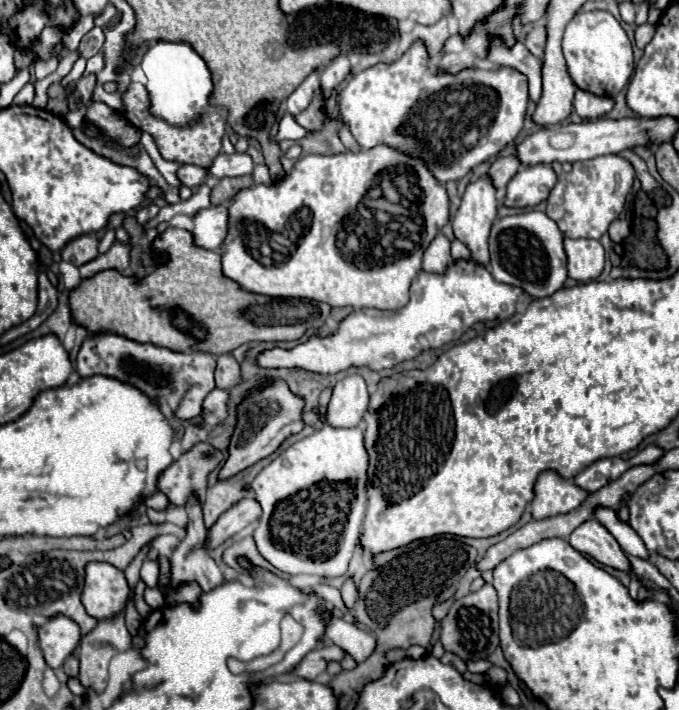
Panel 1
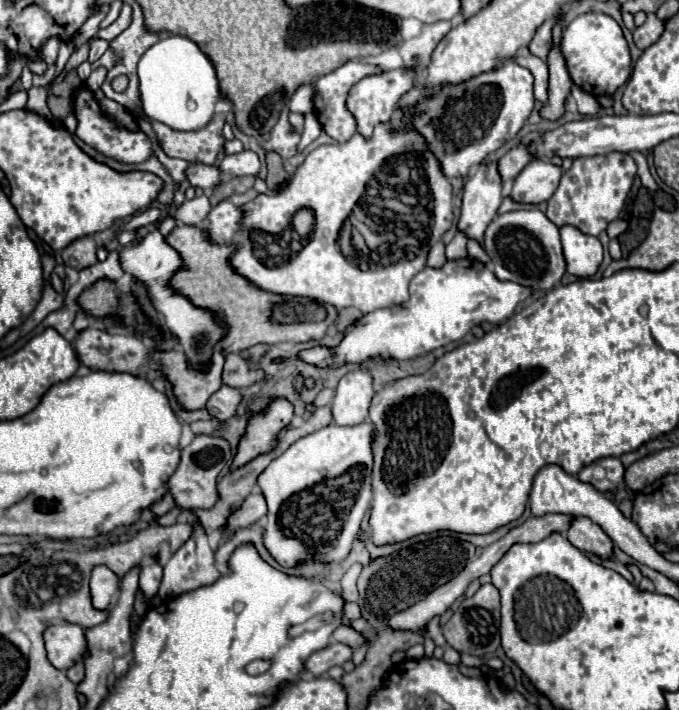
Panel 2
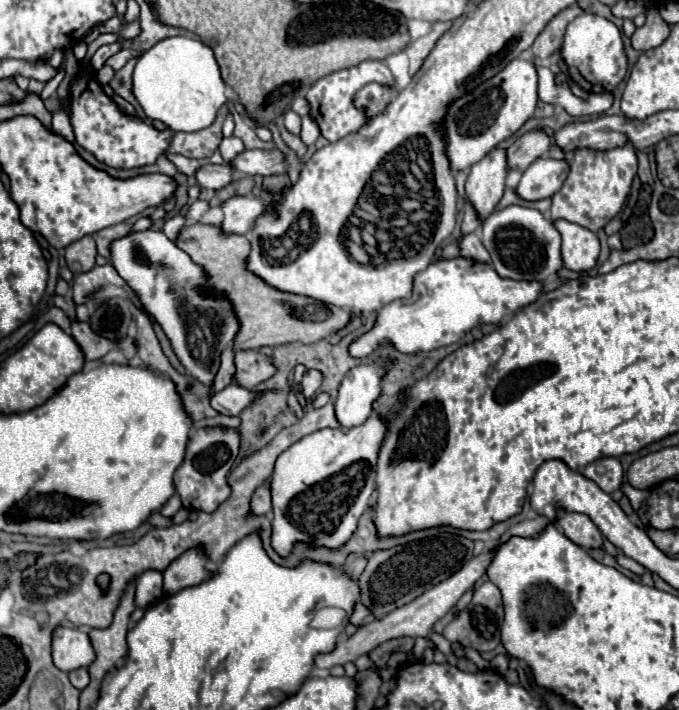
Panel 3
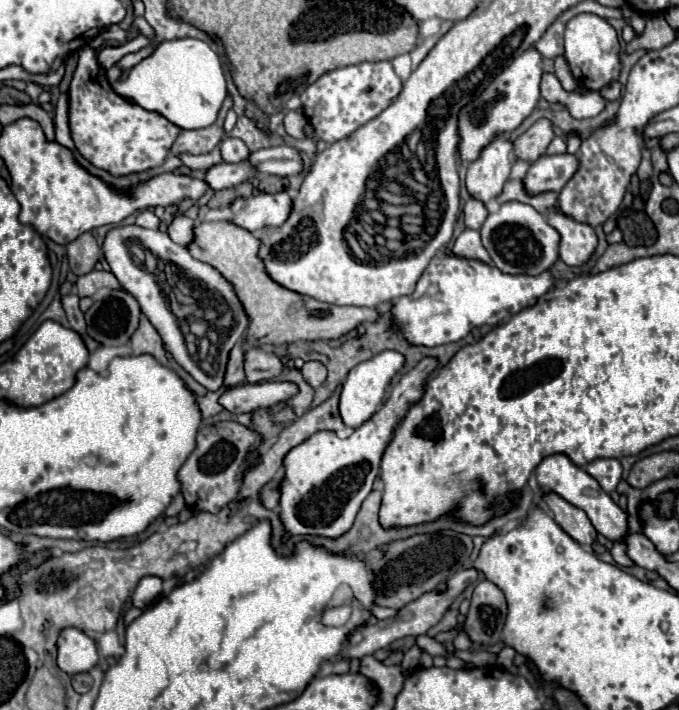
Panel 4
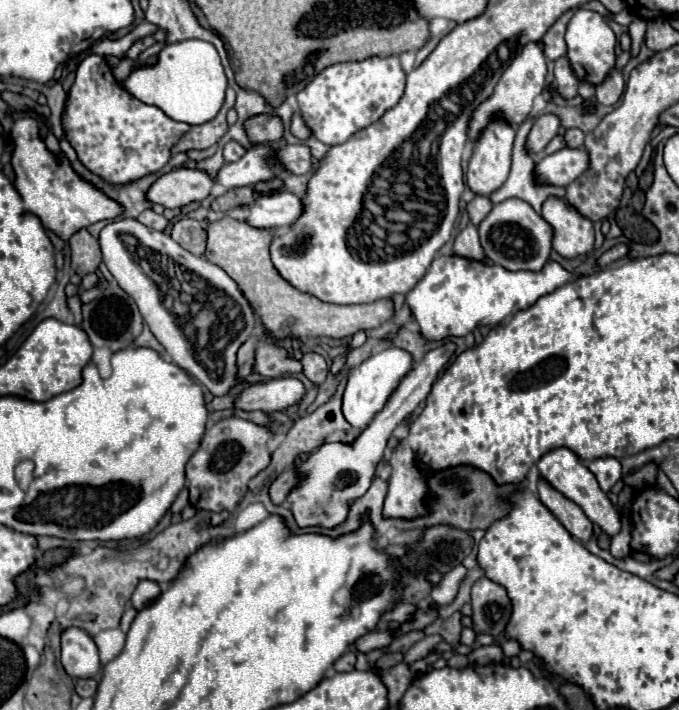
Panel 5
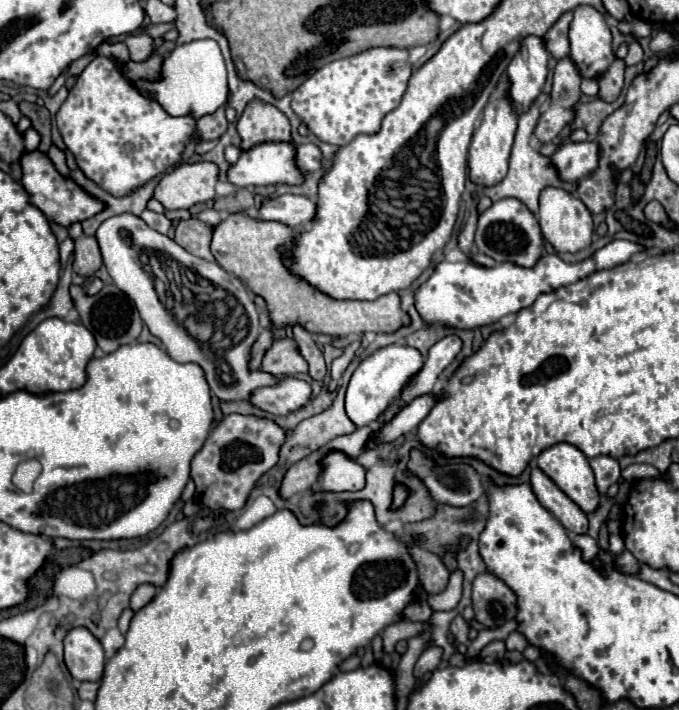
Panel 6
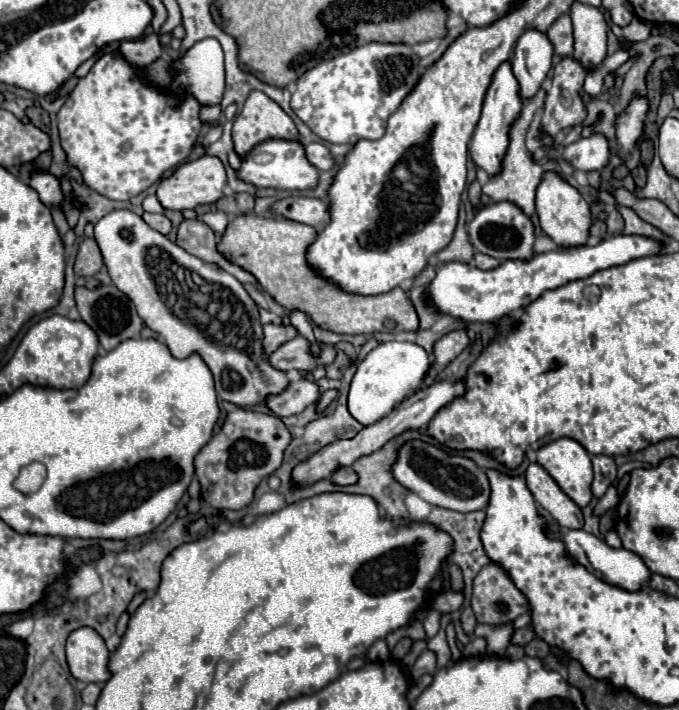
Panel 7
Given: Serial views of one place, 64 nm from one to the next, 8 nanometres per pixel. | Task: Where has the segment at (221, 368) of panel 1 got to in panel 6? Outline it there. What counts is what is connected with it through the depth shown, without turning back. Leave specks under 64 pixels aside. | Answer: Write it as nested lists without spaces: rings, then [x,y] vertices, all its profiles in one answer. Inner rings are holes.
[[[286,338],[286,340],[274,342],[272,348],[268,348],[262,360],[262,372],[268,372],[276,378],[296,376],[296,374],[308,372],[308,364],[300,356],[296,342]]]

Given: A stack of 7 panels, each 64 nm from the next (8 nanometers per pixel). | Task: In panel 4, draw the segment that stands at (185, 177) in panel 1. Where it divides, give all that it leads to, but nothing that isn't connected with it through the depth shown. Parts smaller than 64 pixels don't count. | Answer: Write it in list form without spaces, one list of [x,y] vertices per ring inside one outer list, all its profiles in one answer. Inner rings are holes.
[[[220,162],[206,170],[204,182],[212,190],[224,190],[224,188],[232,188],[240,182],[246,182],[250,176],[254,176],[254,170],[250,168],[248,162],[238,162],[238,164]]]

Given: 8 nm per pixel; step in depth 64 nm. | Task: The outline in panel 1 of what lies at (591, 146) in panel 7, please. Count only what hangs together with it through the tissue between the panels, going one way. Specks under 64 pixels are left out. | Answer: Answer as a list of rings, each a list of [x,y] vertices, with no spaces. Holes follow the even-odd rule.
[[[538,164],[520,168],[520,172],[516,172],[516,176],[508,182],[502,204],[508,208],[534,208],[548,198],[554,184],[556,174],[550,166]]]

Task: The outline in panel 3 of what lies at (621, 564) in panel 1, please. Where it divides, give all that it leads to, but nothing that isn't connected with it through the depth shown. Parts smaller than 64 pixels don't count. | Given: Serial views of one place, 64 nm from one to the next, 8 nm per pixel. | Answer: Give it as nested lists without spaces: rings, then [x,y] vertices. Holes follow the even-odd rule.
[[[556,512],[556,524],[562,526],[564,536],[568,536],[580,548],[604,548],[604,536],[596,528],[596,524],[586,514],[572,514],[572,512]]]

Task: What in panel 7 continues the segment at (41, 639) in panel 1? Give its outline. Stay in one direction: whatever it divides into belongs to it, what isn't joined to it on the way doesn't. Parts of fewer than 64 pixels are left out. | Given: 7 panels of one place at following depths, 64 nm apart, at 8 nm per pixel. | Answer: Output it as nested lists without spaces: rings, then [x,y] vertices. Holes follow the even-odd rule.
[[[78,628],[68,636],[66,660],[76,680],[100,684],[110,678],[108,648],[92,628]]]

